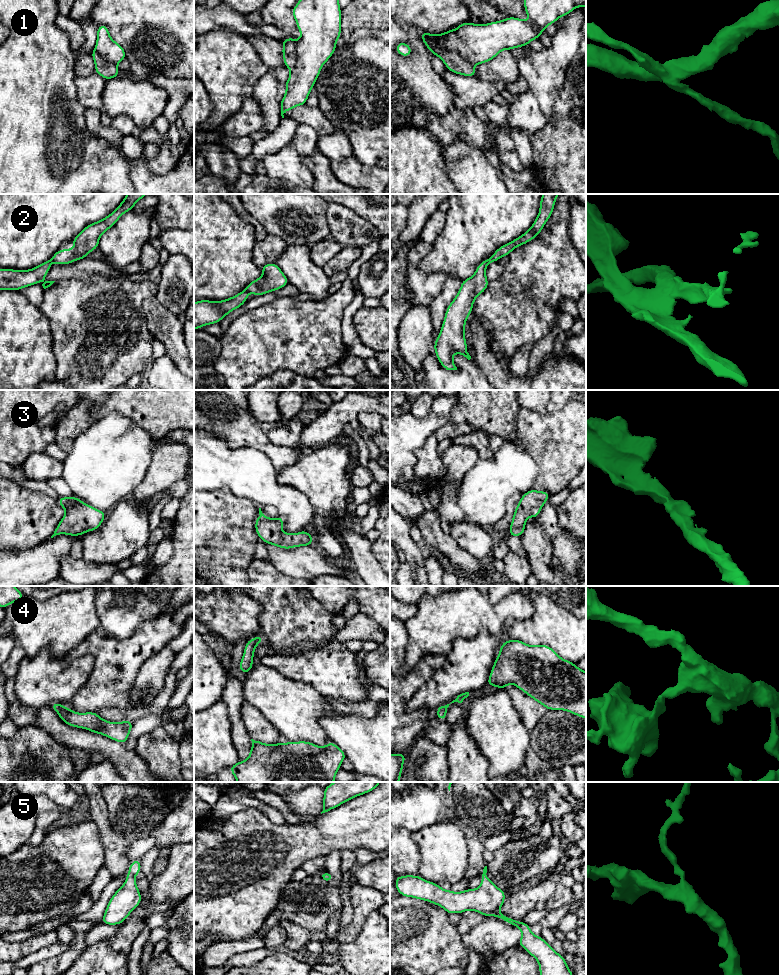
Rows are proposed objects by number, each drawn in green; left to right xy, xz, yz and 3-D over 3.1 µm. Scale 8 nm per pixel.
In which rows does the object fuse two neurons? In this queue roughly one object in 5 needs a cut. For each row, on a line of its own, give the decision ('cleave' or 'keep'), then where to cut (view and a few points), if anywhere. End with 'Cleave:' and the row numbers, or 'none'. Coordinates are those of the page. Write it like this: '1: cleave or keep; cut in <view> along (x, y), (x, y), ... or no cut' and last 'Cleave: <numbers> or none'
1: cleave; cut in yz along (436, 36), (440, 49), (455, 51), (472, 65)
2: cleave; cut in yz along (490, 258), (487, 263)
3: keep; no cut
4: keep; no cut
5: keep; no cut
Cleave: 1, 2

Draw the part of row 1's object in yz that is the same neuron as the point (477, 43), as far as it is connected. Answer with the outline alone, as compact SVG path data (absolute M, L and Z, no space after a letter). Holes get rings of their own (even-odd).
M524 0L523 3L529 22L517 17L506 17L502 21L487 24L464 22L458 25L456 30L449 29L439 34L438 48L456 52L472 65L484 64L494 59L502 50L512 51L514 48L527 46L534 39L539 39L549 24L555 24L559 17L566 17L575 8L586 8L586 0Z

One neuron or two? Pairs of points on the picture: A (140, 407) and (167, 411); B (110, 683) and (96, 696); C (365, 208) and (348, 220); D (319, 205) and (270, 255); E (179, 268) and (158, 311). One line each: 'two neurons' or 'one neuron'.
A: one neuron
B: one neuron
C: two neurons
D: two neurons
E: two neurons

